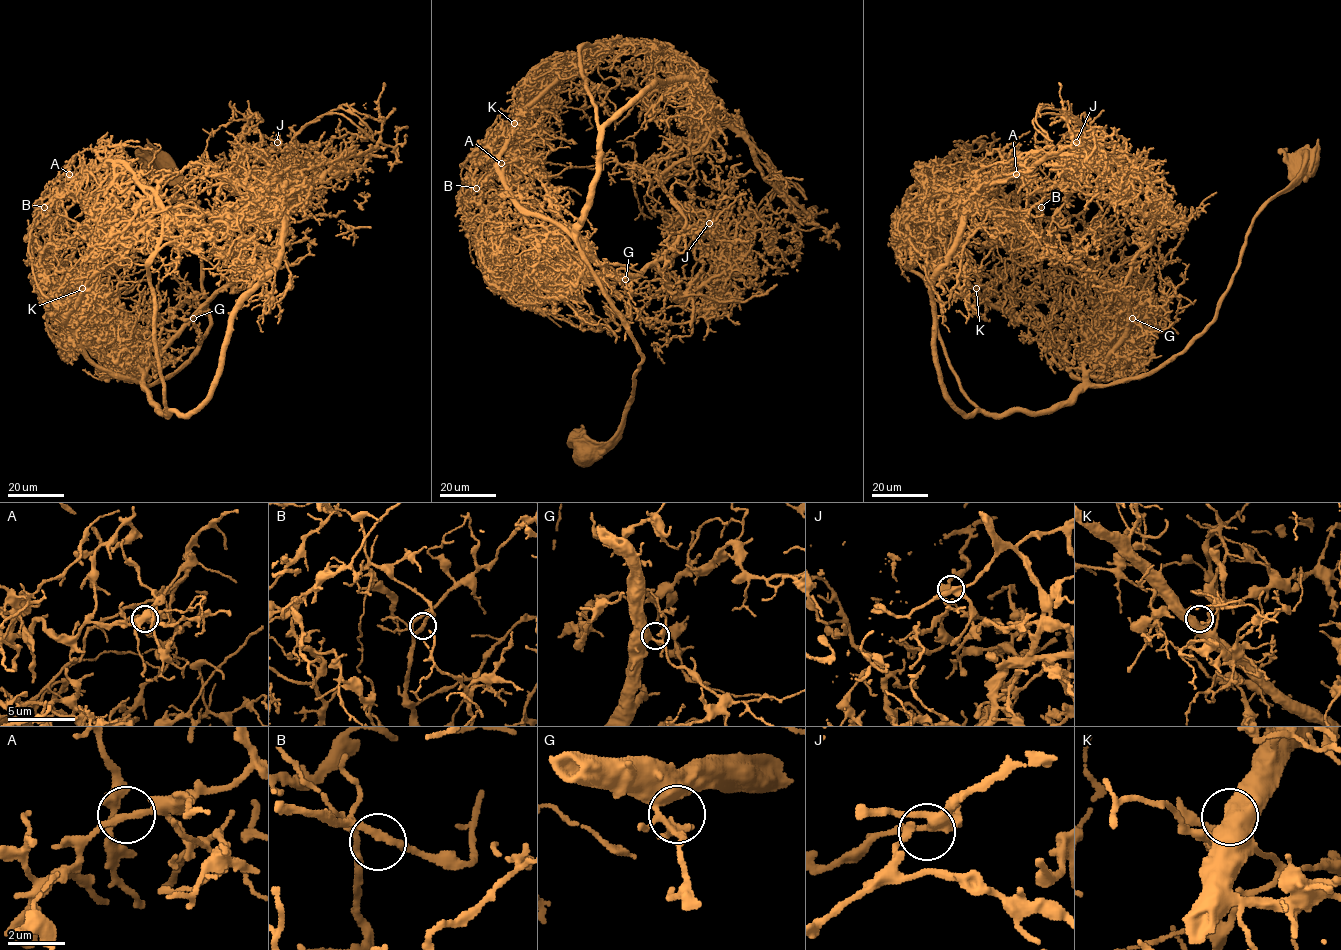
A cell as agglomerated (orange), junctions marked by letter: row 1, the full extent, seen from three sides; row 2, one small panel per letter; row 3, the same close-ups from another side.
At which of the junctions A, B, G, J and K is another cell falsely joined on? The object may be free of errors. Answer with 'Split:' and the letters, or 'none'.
Split: none

